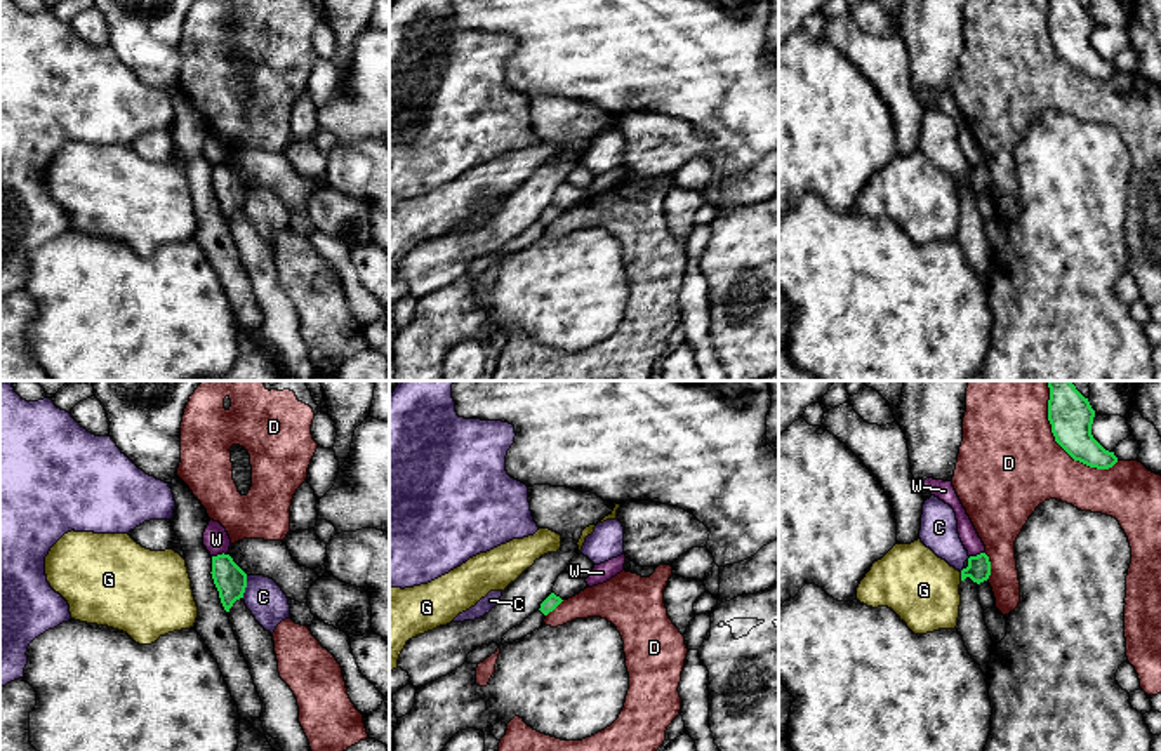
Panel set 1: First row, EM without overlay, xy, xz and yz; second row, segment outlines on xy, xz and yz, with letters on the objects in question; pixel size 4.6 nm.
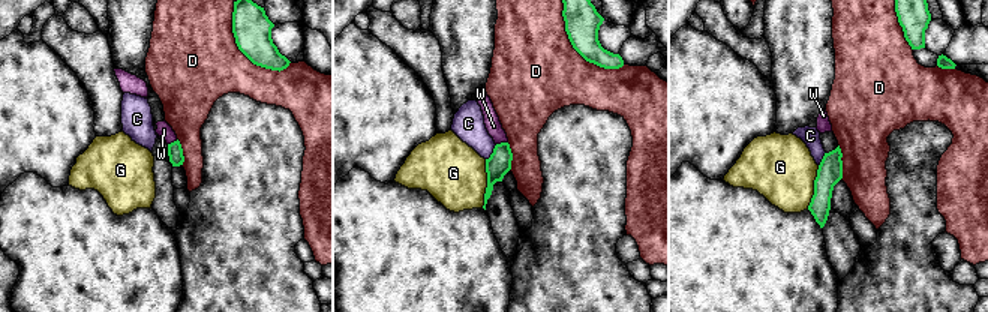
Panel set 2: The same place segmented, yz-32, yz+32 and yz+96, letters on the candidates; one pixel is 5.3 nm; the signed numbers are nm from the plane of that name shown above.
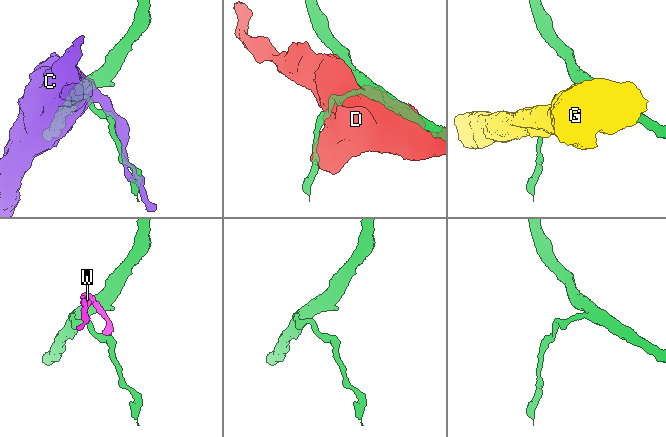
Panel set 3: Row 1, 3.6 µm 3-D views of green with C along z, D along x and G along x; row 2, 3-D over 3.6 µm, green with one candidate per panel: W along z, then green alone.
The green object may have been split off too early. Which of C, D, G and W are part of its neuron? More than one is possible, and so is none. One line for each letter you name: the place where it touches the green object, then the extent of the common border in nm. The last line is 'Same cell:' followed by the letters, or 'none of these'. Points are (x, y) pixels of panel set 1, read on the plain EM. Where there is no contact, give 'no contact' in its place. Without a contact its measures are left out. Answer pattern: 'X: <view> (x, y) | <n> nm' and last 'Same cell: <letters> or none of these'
Same cell: none of these

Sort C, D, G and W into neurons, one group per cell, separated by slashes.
C / D / G / W

